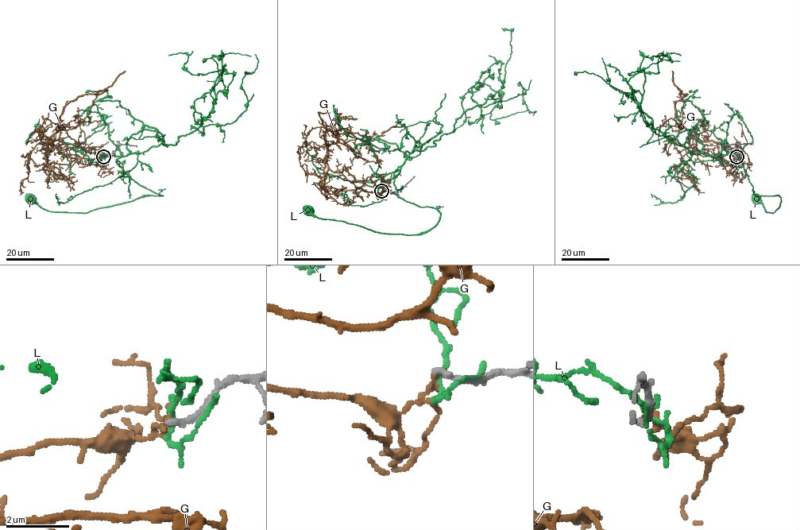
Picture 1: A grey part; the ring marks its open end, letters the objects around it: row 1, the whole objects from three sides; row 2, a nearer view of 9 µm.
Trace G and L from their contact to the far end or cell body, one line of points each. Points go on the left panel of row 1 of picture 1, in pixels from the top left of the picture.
G: (103, 156), (65, 156), (48, 141), (59, 128), (56, 141), (39, 143), (31, 152), (22, 192)
L: (106, 156), (119, 157), (116, 161), (131, 178), (163, 195), (143, 195), (85, 213), (50, 211), (30, 199)

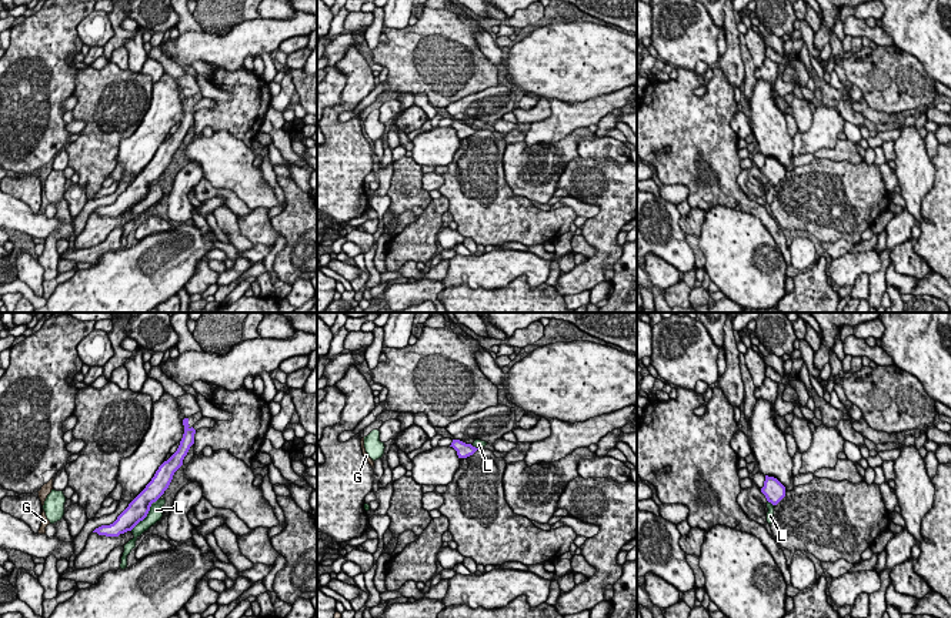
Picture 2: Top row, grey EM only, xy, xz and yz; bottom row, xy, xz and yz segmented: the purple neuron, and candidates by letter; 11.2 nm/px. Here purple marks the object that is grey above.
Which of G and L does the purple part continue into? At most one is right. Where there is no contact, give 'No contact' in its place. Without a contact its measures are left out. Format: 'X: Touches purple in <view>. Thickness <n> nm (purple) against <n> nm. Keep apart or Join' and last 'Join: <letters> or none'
G: No contact. Keep apart
L: Touches purple in xy. Thickness 240 nm (purple) against 160 nm. Keep apart
Join: none

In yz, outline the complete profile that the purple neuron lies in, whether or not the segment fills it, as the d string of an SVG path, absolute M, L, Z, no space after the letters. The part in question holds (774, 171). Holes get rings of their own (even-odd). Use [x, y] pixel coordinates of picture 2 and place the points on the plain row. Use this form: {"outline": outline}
{"outline": "M765 156L761 173L768 183L777 186L785 177L785 167L777 158Z"}

